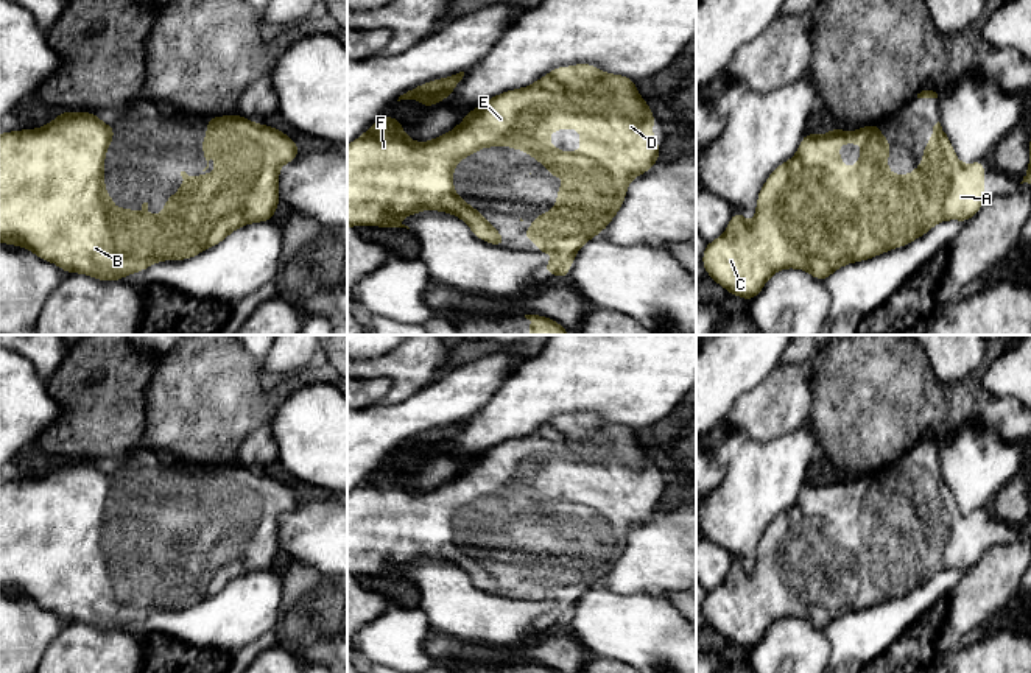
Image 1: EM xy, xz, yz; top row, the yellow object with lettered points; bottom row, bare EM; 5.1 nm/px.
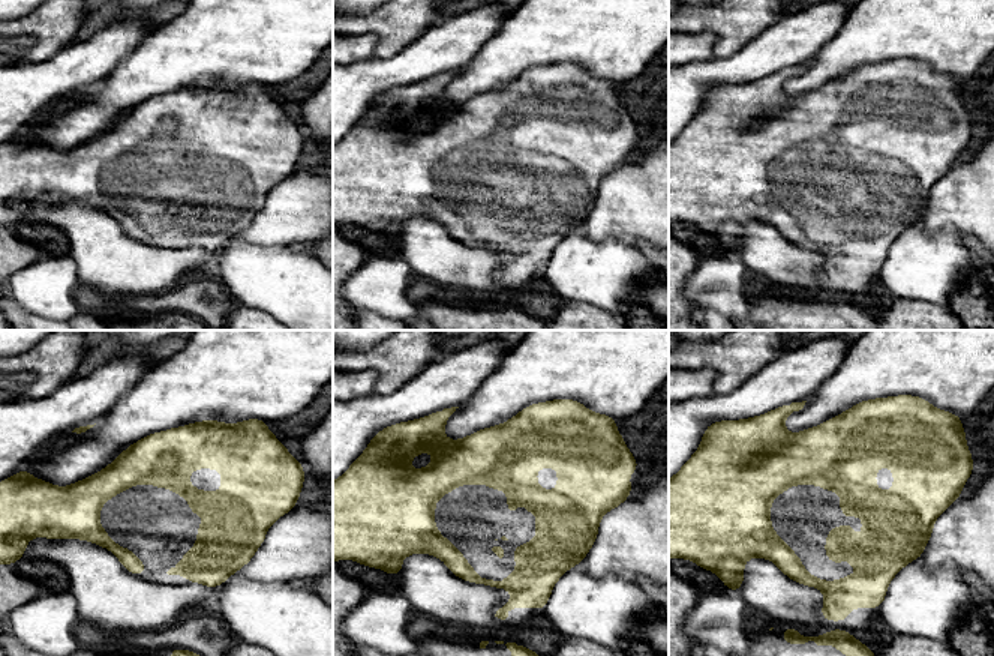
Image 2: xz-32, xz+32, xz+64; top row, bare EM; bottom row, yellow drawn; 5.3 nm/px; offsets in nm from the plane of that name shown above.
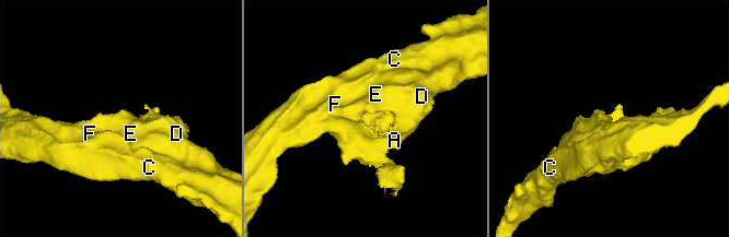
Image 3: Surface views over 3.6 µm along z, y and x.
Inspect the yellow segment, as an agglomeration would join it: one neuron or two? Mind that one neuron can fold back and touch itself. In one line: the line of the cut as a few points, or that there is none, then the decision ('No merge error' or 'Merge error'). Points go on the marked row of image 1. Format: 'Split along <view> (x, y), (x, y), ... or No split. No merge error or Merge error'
No split. No merge error

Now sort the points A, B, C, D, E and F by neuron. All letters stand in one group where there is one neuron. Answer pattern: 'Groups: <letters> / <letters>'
Groups: A B C D E F

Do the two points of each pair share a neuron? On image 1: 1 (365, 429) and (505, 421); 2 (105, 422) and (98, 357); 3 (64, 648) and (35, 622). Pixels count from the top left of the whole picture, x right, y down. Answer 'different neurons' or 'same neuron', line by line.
1: different neurons
2: same neuron
3: different neurons

